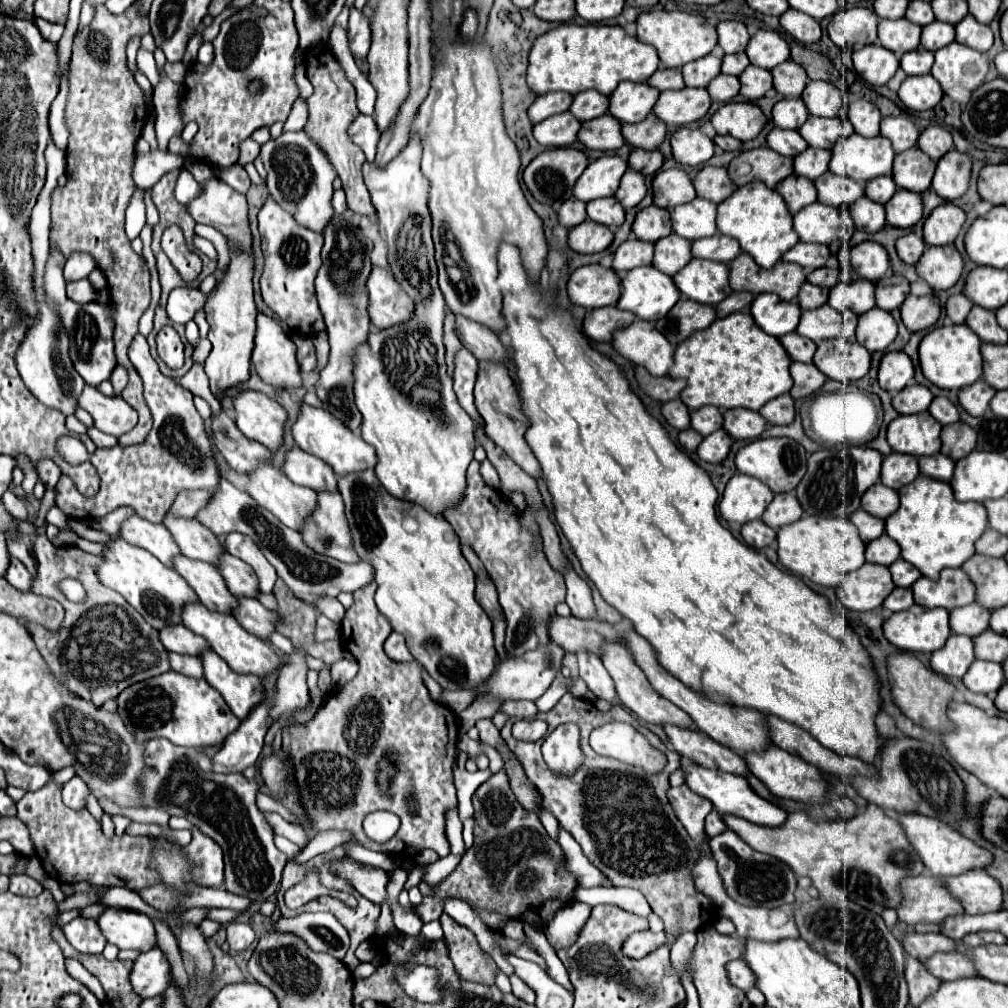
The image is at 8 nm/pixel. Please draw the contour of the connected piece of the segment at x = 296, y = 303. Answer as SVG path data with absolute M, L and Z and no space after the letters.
M267 197L263 209L259 211L259 233L261 233L261 251L265 257L261 275L263 301L295 333L311 335L313 331L324 330L326 327L321 318L323 315L319 311L313 285L313 279L321 265L319 251L323 245L323 235L299 225L279 203L273 201L273 197Z

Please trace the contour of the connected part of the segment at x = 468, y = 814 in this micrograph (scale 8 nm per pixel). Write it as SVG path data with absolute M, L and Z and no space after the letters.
M459 755L459 759L455 759L455 765L453 765L453 775L455 775L455 787L457 787L457 799L459 799L459 819L467 821L467 819L473 817L471 795L475 793L475 789L483 781L487 781L491 777L491 769L469 773L465 769L463 755Z

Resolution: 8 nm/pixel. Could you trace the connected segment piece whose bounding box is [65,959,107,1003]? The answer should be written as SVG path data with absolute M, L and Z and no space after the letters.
M65 959L65 967L67 967L69 975L71 975L73 979L81 981L101 1003L107 1001L107 995L105 995L105 991L103 991L103 987L101 987L99 979L95 979L79 961L75 961L75 959Z

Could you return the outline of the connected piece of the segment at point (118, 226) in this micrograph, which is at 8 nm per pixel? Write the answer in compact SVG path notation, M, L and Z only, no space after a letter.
M99 5L93 23L75 37L67 101L67 125L71 129L67 147L67 185L57 186L51 193L51 247L59 249L65 259L71 253L89 253L109 283L117 363L129 371L129 383L121 397L139 413L137 425L118 439L122 446L141 444L153 425L152 415L143 399L143 381L127 357L127 347L137 335L139 317L151 301L149 269L145 259L131 249L123 229L125 209L135 191L131 177L135 139L141 135L147 121L143 91L127 69L125 49L135 35L147 31L149 19L141 17L135 7L129 7L123 15L113 15Z

